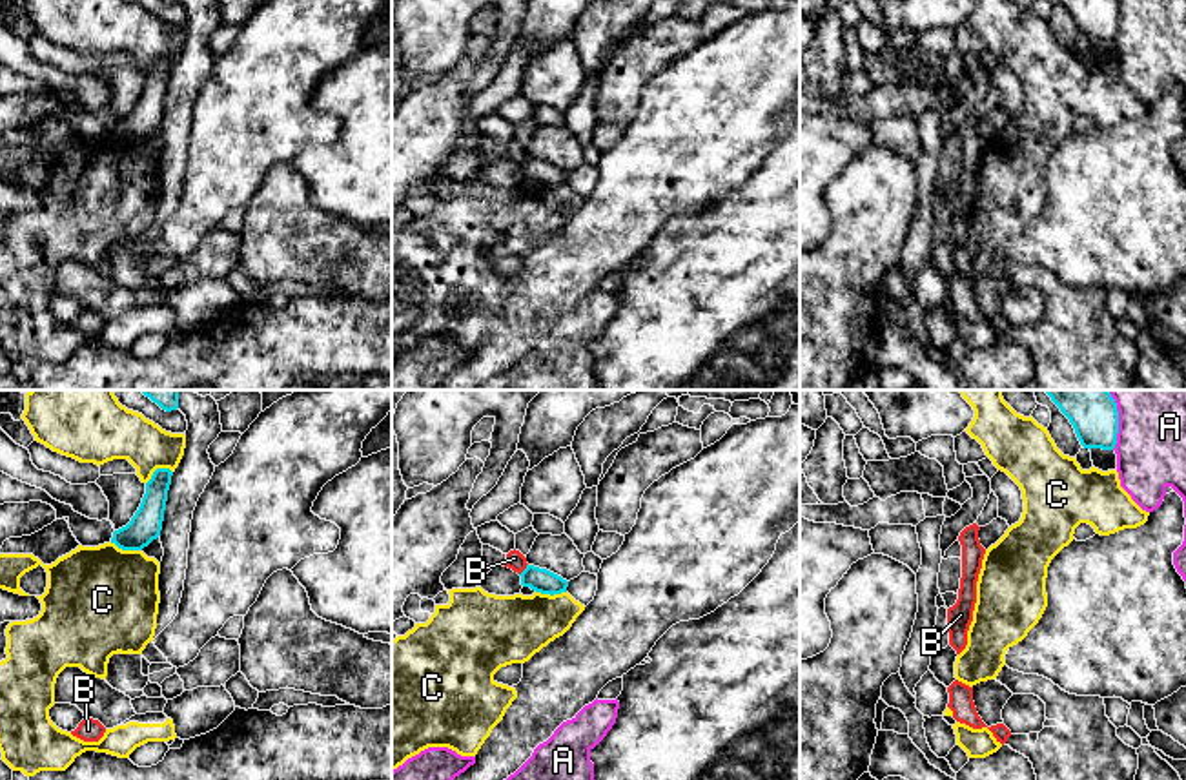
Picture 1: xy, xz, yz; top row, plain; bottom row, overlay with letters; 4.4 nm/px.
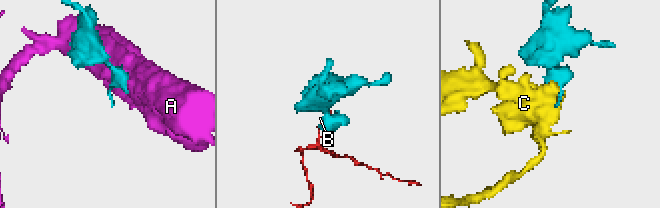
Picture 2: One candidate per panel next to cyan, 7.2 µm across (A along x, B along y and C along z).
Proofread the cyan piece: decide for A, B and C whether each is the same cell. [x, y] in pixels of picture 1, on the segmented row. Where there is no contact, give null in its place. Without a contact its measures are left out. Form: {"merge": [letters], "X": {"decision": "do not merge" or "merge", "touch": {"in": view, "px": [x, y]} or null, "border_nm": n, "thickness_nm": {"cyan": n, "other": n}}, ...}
{"merge": [], "A": {"decision": "do not merge", "touch": {"in": "yz", "px": [1117, 420]}, "border_nm": 260, "thickness_nm": {"cyan": 240, "other": 320}}, "B": {"decision": "do not merge", "touch": {"in": "xz", "px": [525, 569]}, "border_nm": 70, "thickness_nm": {"cyan": 110, "other": 80}}, "C": {"decision": "do not merge", "touch": {"in": "xy", "px": [126, 549]}, "border_nm": 150, "thickness_nm": {"cyan": 140, "other": 480}}}

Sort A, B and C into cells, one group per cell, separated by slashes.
A / B / C

